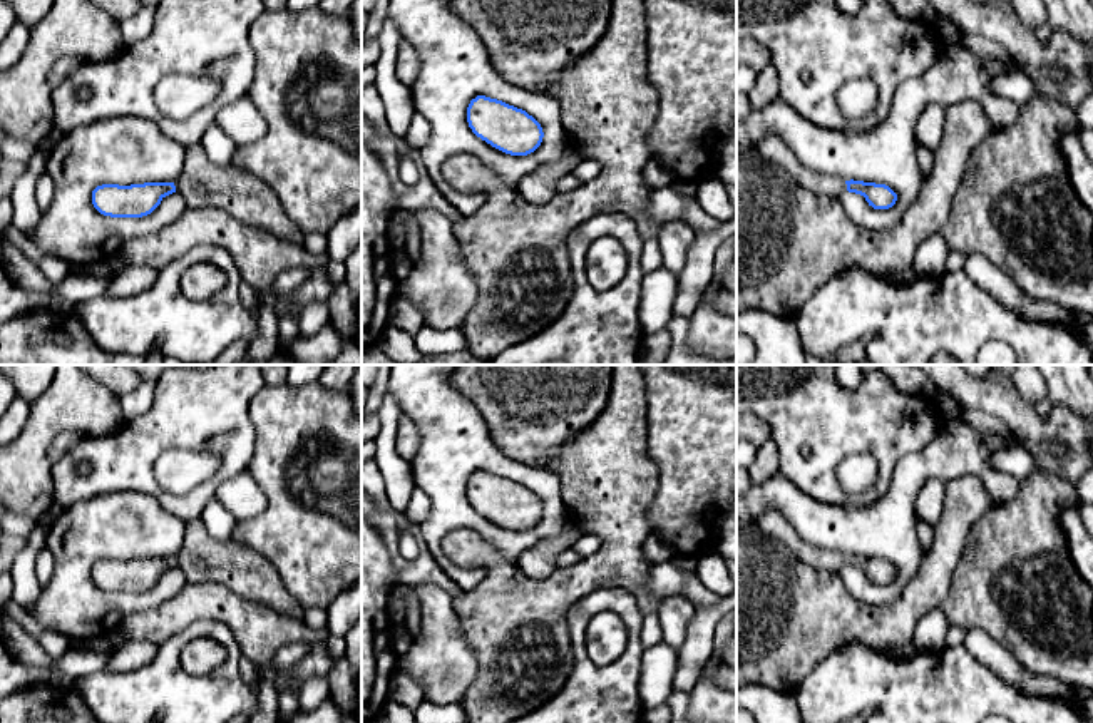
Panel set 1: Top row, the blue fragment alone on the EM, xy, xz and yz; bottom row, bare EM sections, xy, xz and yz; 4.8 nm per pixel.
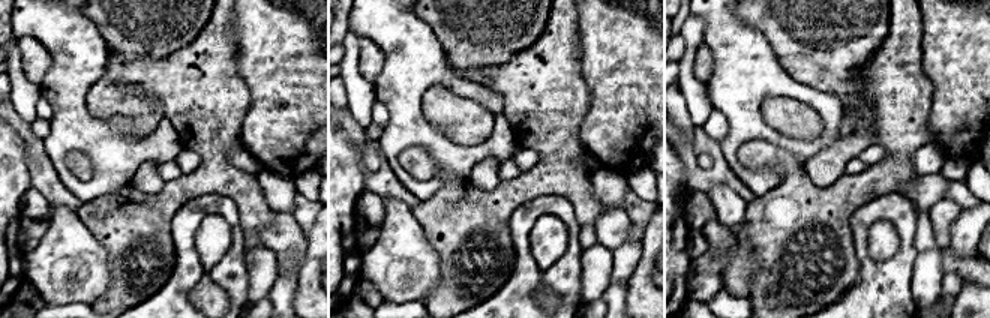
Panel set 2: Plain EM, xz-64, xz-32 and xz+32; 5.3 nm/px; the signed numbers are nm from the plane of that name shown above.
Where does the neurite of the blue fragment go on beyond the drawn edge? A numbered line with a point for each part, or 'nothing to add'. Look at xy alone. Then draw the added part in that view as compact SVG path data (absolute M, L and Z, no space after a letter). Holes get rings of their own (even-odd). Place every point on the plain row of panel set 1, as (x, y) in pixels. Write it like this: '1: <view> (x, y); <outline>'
1: xy (203, 559); M201 519L186 522L184 542L174 561L187 582L218 582L273 611L303 618L305 608L264 556L231 539L213 539Z

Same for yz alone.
1: yz (772, 523); M765 510L758 519L758 526L765 534L782 541L805 564L812 566L817 571L839 572L840 569L847 567L847 559L844 554L817 547L802 539L795 527L782 515L780 510Z

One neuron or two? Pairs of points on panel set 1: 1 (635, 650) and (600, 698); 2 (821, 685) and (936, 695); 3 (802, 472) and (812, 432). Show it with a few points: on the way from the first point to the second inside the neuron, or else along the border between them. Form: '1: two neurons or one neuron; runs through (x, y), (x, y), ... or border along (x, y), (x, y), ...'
1: one neuron; runs through (630, 661), (625, 673), (611, 687)
2: one neuron; runs through (849, 685), (869, 685), (886, 695), (908, 695)
3: one neuron; runs through (812, 462), (815, 459), (815, 442)

